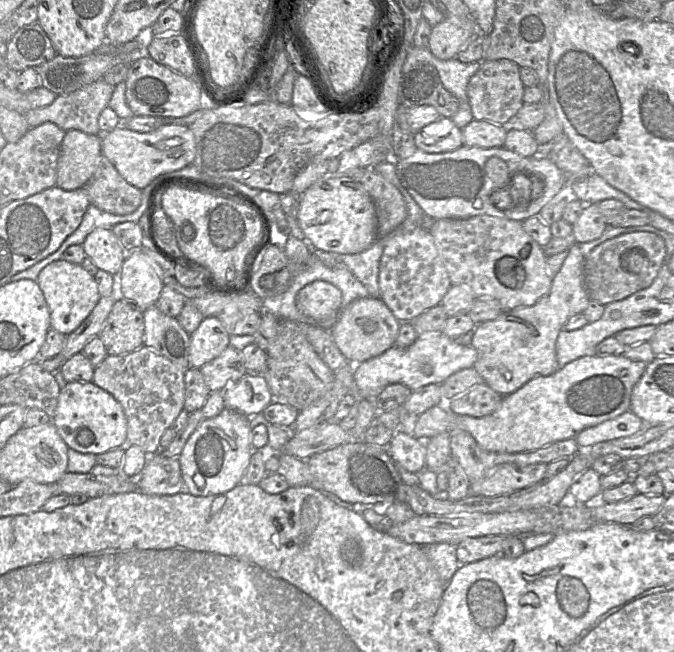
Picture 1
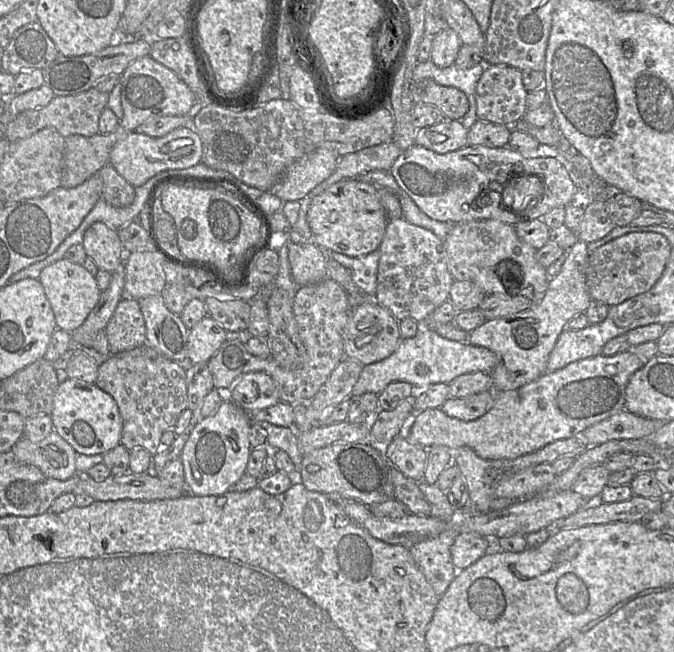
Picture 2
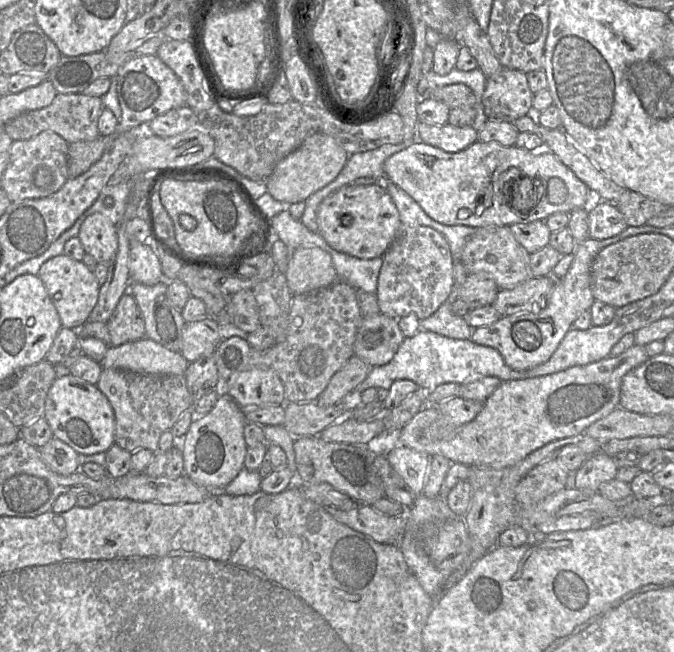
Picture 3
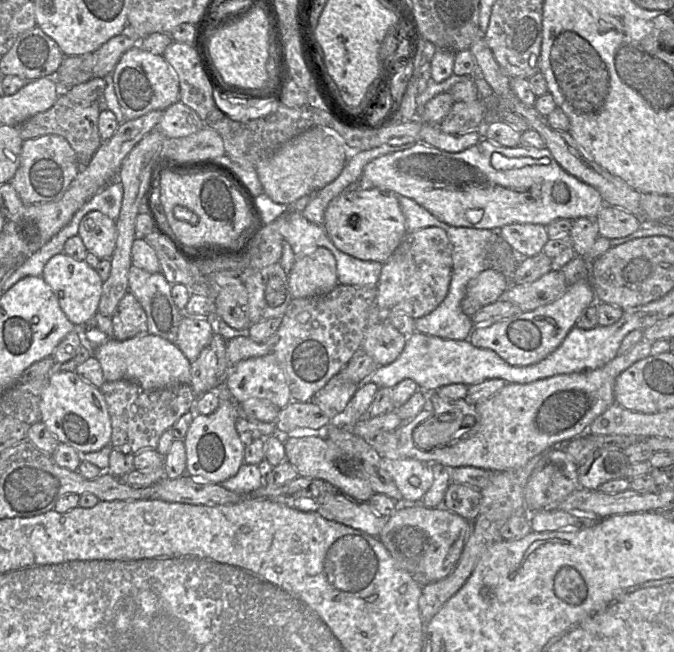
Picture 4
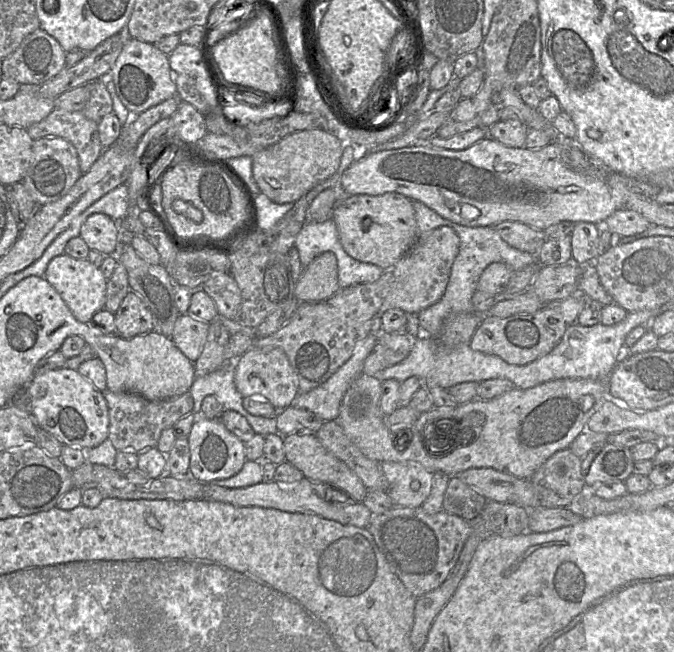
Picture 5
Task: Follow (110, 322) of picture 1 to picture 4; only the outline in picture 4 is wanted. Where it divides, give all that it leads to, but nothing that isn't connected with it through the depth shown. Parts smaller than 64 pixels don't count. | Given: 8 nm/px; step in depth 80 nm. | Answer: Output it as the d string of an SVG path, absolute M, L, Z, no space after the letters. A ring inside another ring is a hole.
M128 291L112 316L113 336L123 341L148 333L147 315L134 294Z

